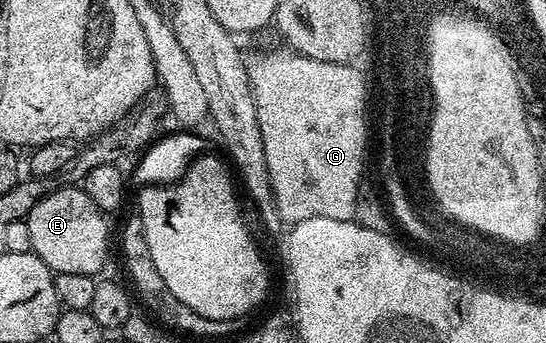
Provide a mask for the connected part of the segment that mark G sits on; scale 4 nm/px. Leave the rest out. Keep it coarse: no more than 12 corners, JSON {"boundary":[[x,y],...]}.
{"boundary":[[248,67],[279,216],[356,215],[364,74]]}

